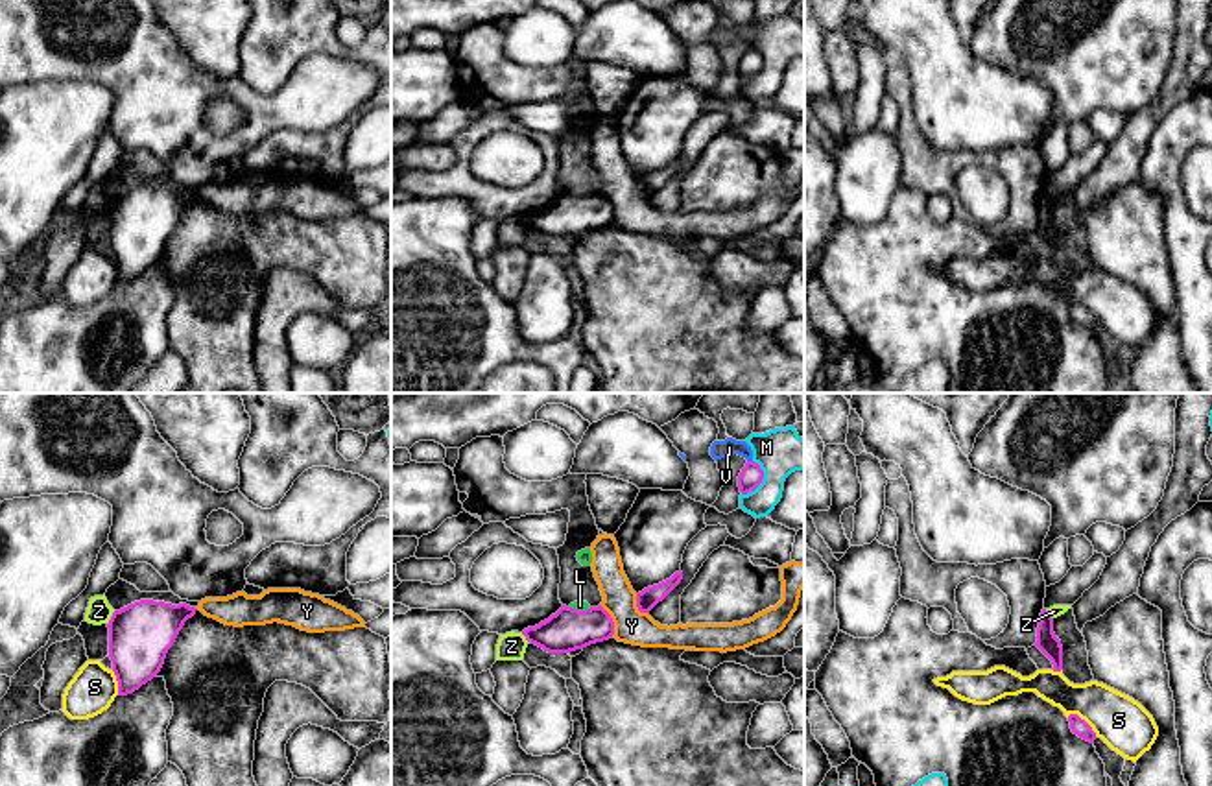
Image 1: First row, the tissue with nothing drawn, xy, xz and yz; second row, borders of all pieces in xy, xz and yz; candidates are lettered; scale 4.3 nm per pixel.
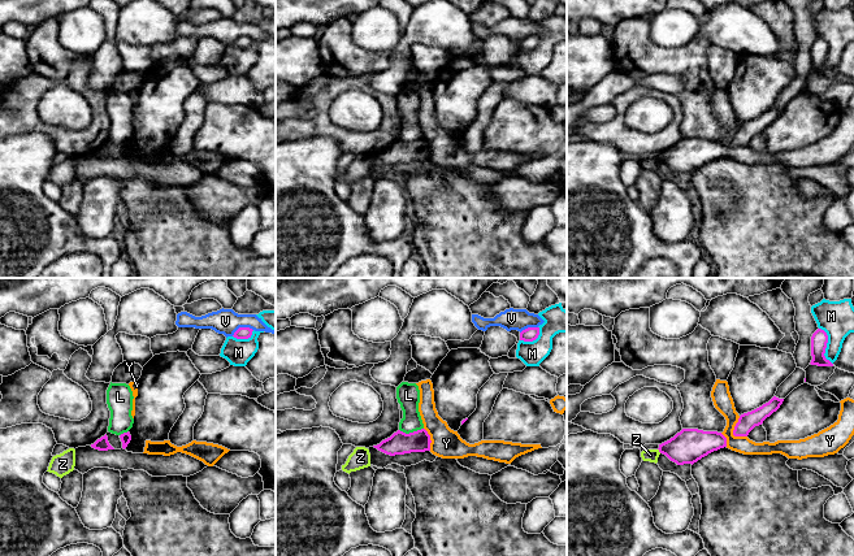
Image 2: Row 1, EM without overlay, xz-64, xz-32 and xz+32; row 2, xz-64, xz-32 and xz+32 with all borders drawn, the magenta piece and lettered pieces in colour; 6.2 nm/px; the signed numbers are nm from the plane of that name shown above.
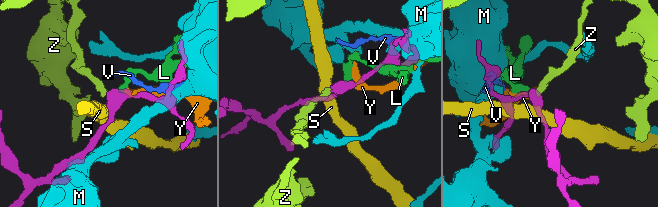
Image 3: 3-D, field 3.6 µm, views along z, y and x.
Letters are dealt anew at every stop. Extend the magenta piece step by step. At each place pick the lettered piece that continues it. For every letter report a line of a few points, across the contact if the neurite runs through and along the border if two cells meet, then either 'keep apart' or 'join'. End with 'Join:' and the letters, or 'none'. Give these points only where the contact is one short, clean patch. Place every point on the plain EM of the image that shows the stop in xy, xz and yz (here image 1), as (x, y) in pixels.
L: line xz (569, 192), (578, 196), (591, 194); keep apart
M: keep apart
S: line yz (1067, 303), (1078, 301), (1096, 321); keep apart
V: line xz (751, 45), (748, 48); keep apart
Y: line xz (600, 192), (613, 209), (613, 222); keep apart
Z: line xy (115, 198), (107, 211); keep apart
Join: none

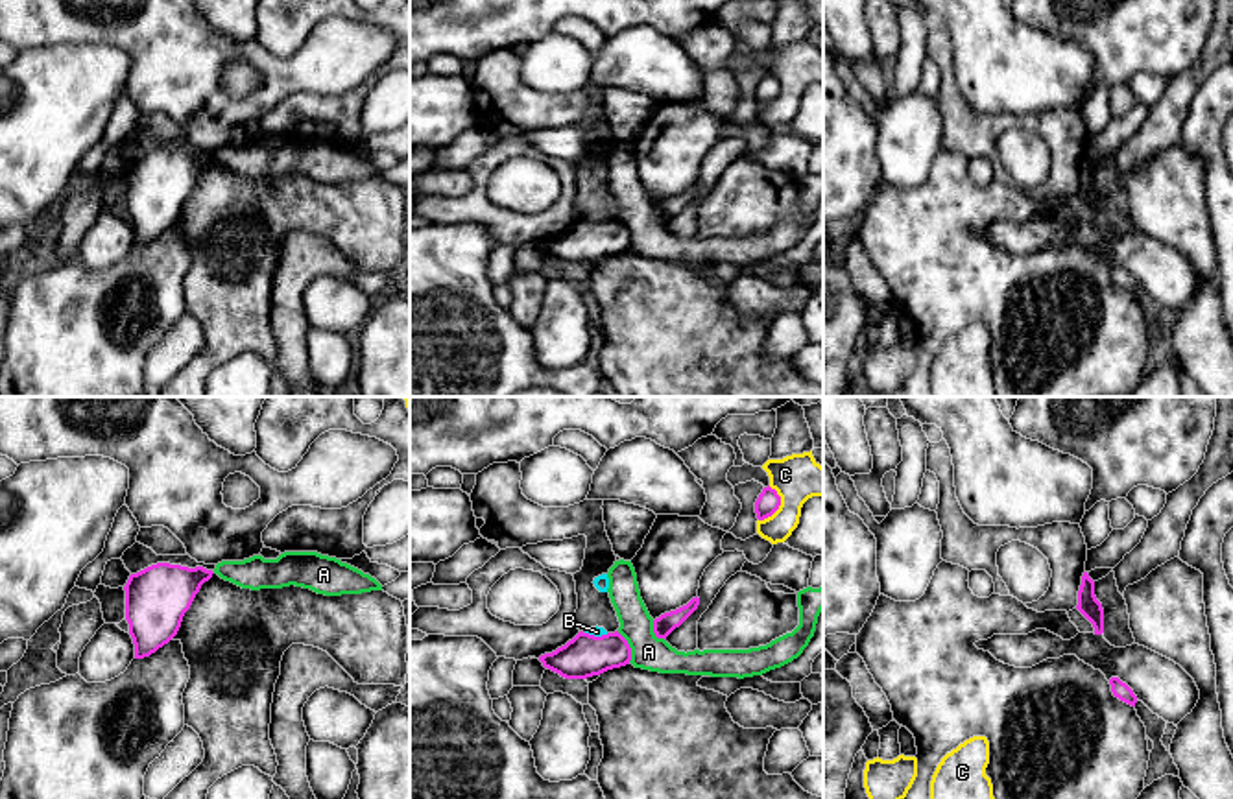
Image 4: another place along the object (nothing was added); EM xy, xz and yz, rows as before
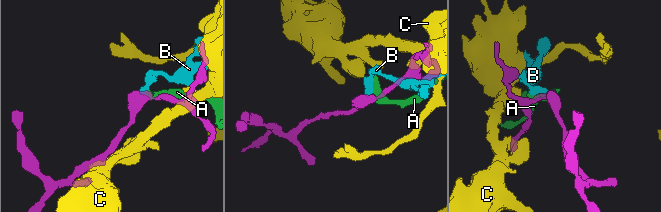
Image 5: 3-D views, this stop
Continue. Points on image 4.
A: line xz (617, 218), (630, 235), (630, 248); keep apart
B: line xz (586, 218), (595, 222), (608, 220); keep apart
C: keep apart
Join: none

